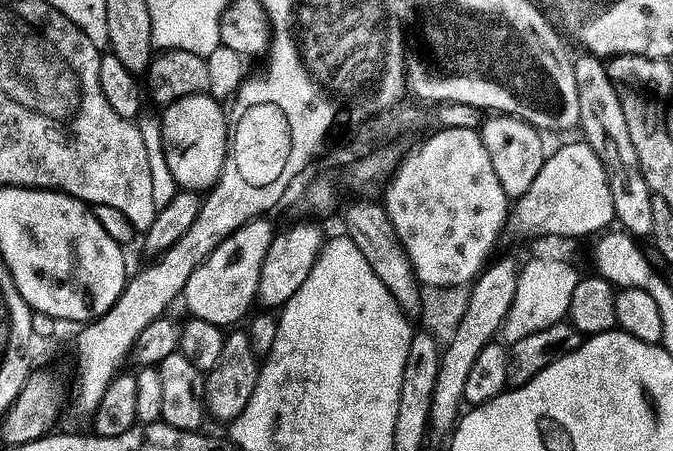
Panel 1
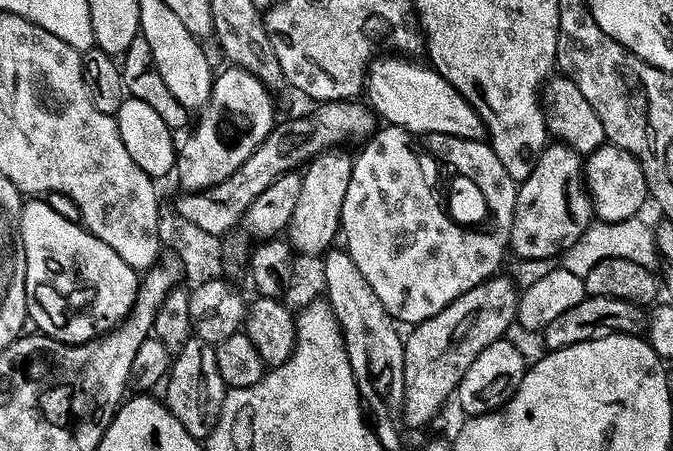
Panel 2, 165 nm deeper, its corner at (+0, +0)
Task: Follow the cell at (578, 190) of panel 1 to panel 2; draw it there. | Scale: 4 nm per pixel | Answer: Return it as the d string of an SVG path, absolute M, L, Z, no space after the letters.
M605 142L594 155L587 157L584 164L584 181L593 200L593 213L595 219L601 224L622 223L637 219L641 215L644 203L649 203L650 193L644 173L643 165L637 156L630 154L627 147L611 142Z

